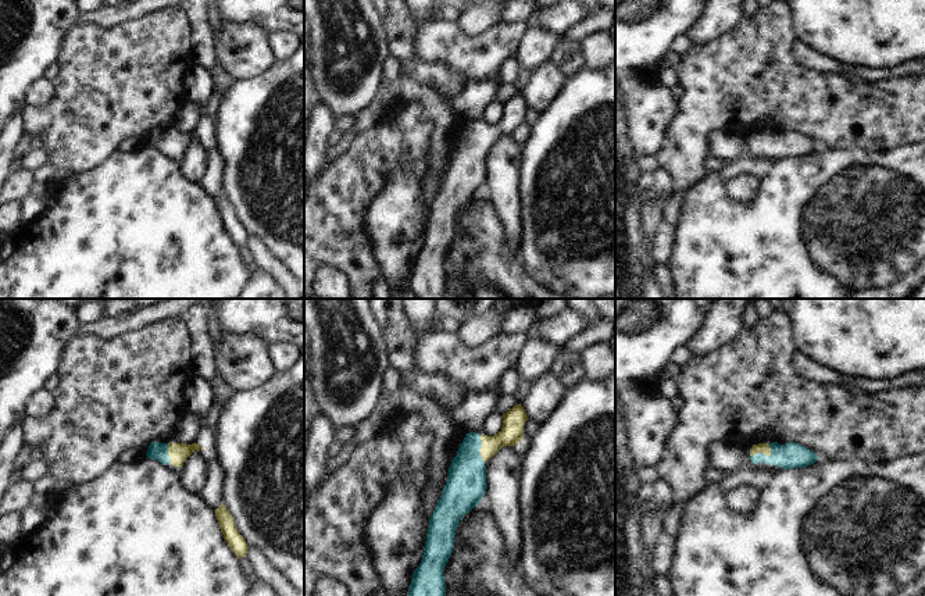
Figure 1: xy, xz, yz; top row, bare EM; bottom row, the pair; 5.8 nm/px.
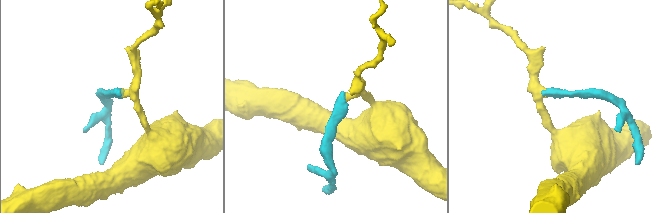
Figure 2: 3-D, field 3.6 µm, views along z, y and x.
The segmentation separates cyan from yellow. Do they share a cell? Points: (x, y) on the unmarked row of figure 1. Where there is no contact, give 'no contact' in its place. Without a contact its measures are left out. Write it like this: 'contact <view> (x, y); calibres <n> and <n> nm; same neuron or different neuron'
contact yz (763, 143); calibres 150 and 60 nm; same neuron

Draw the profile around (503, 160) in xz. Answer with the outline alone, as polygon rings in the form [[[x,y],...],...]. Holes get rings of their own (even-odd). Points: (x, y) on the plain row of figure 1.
[[[504,135],[492,147],[486,149],[485,154],[488,178],[483,189],[494,204],[510,249],[518,258],[521,243],[519,139],[515,135]]]

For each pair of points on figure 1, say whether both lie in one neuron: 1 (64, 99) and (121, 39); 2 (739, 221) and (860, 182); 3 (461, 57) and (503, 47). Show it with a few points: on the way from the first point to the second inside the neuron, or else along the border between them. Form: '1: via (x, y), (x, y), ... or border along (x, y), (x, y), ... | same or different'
1: via (79, 84), (109, 54) | same
2: via (770, 221), (821, 221), (829, 213) | same
3: via (471, 57), (479, 57), (493, 47) | same

